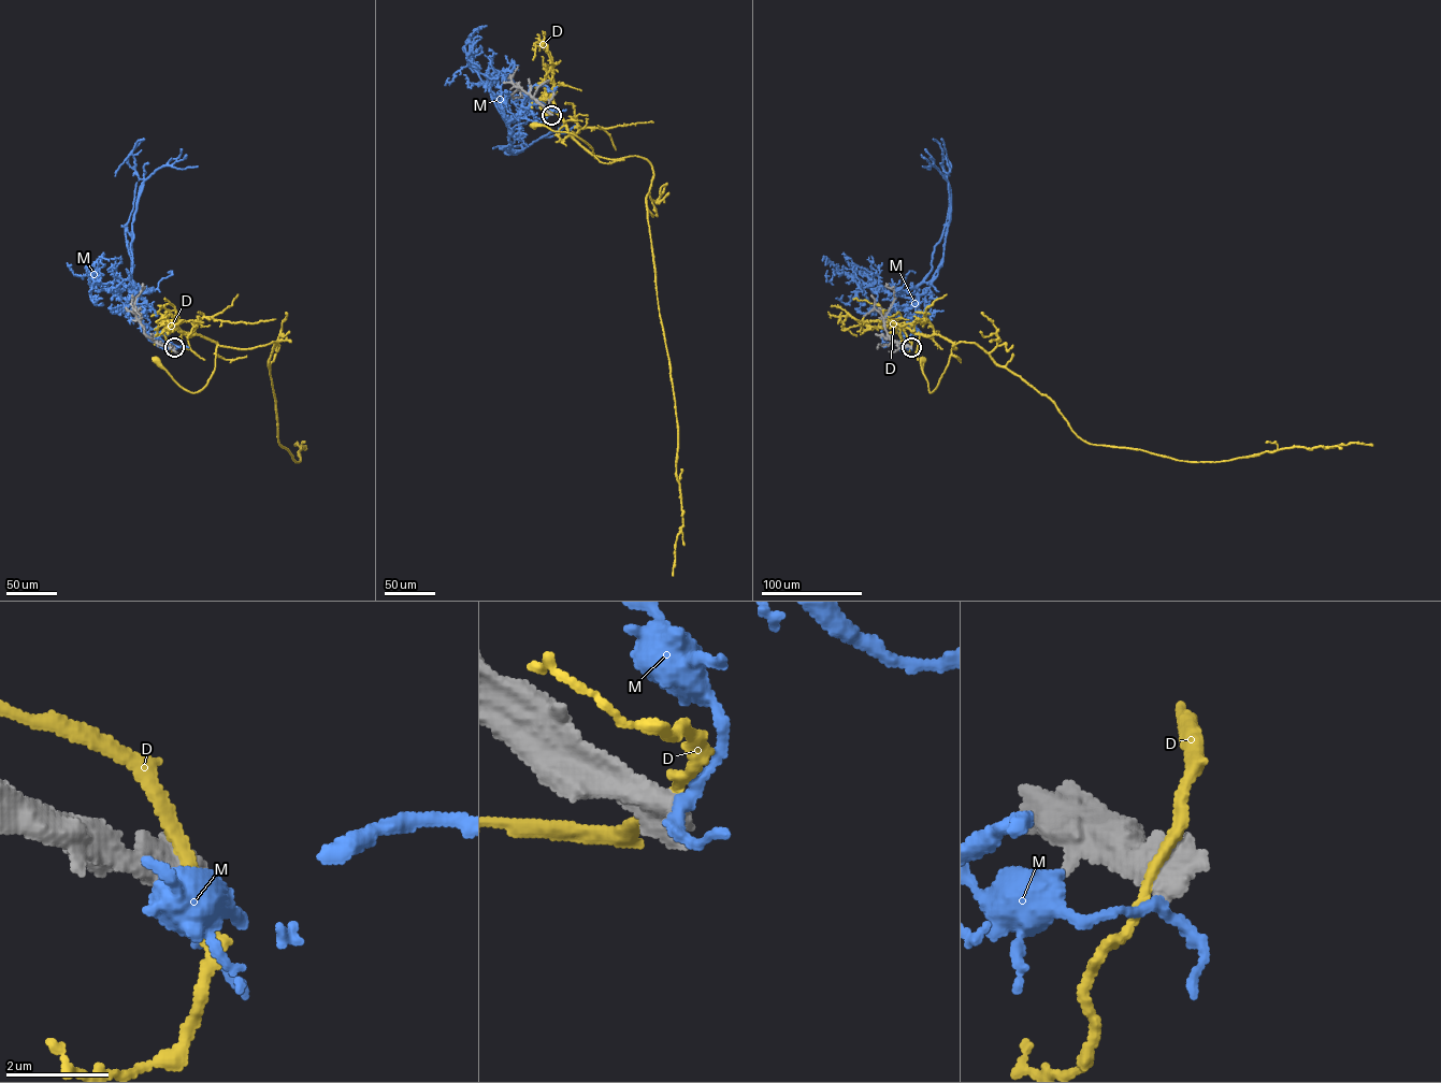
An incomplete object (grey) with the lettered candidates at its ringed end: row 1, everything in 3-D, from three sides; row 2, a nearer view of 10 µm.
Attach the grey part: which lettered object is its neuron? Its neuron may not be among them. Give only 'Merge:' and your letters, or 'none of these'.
Merge: none of these

